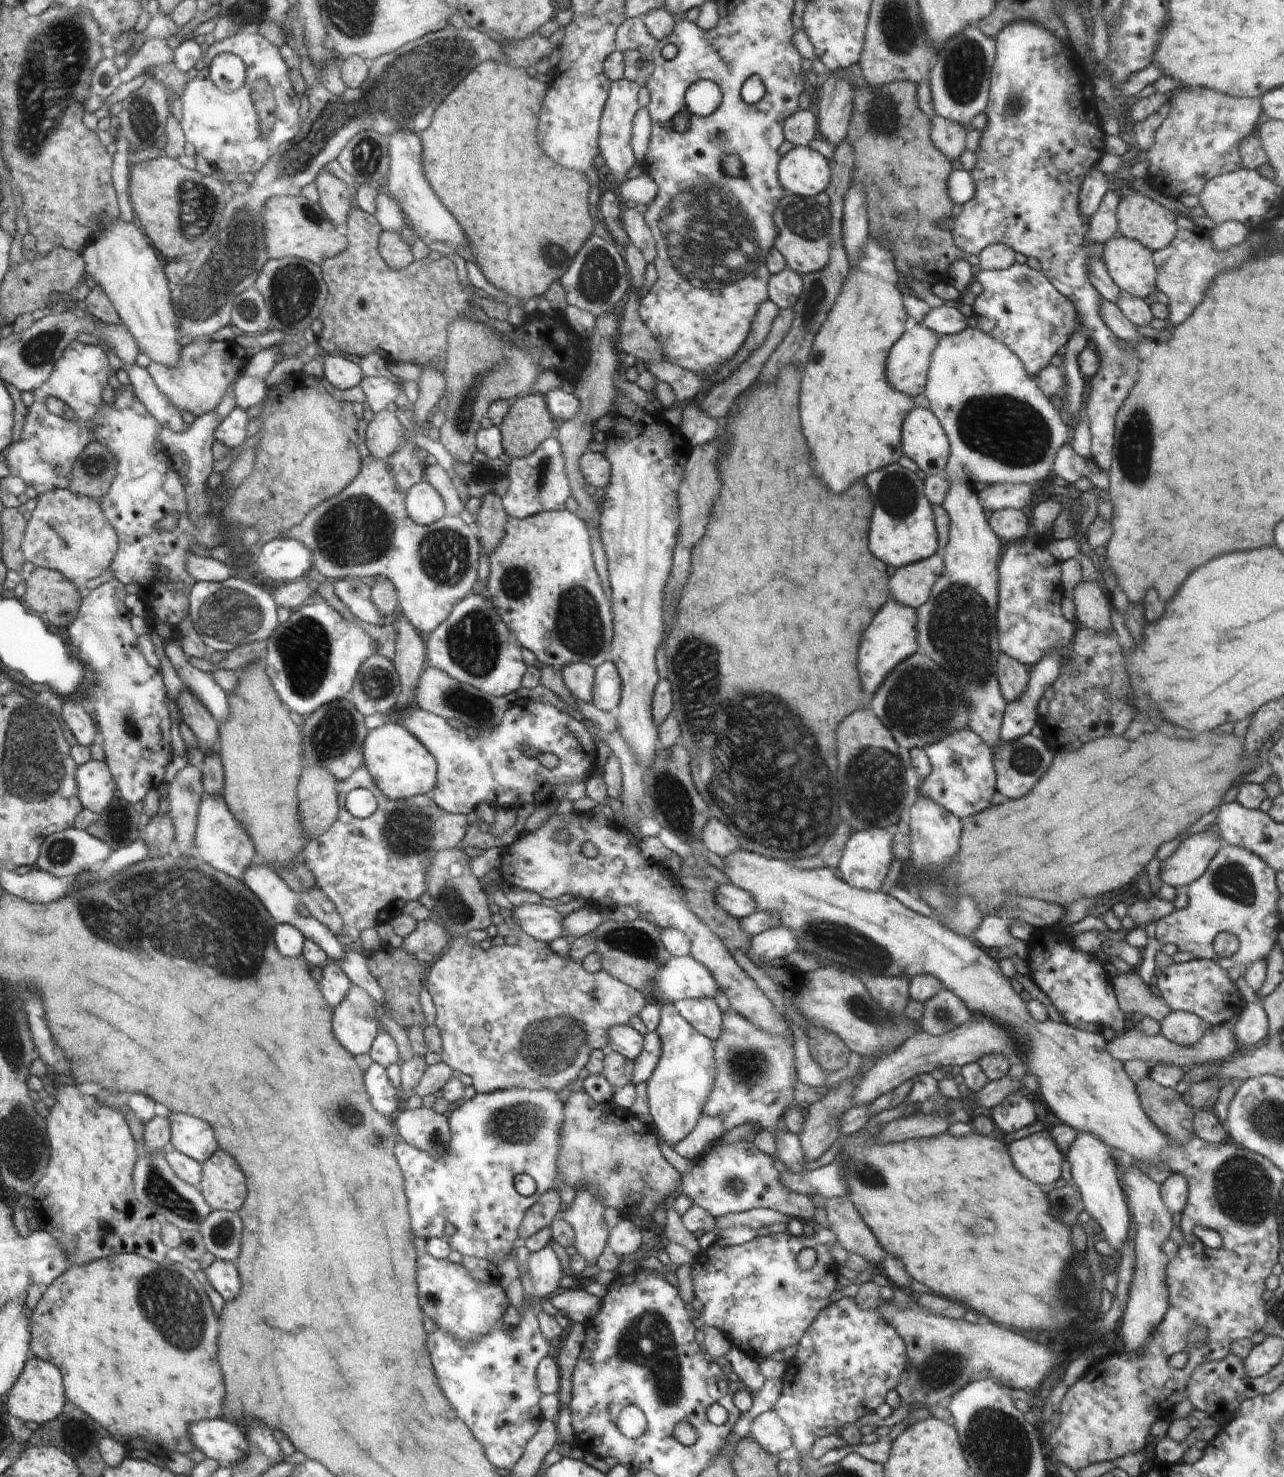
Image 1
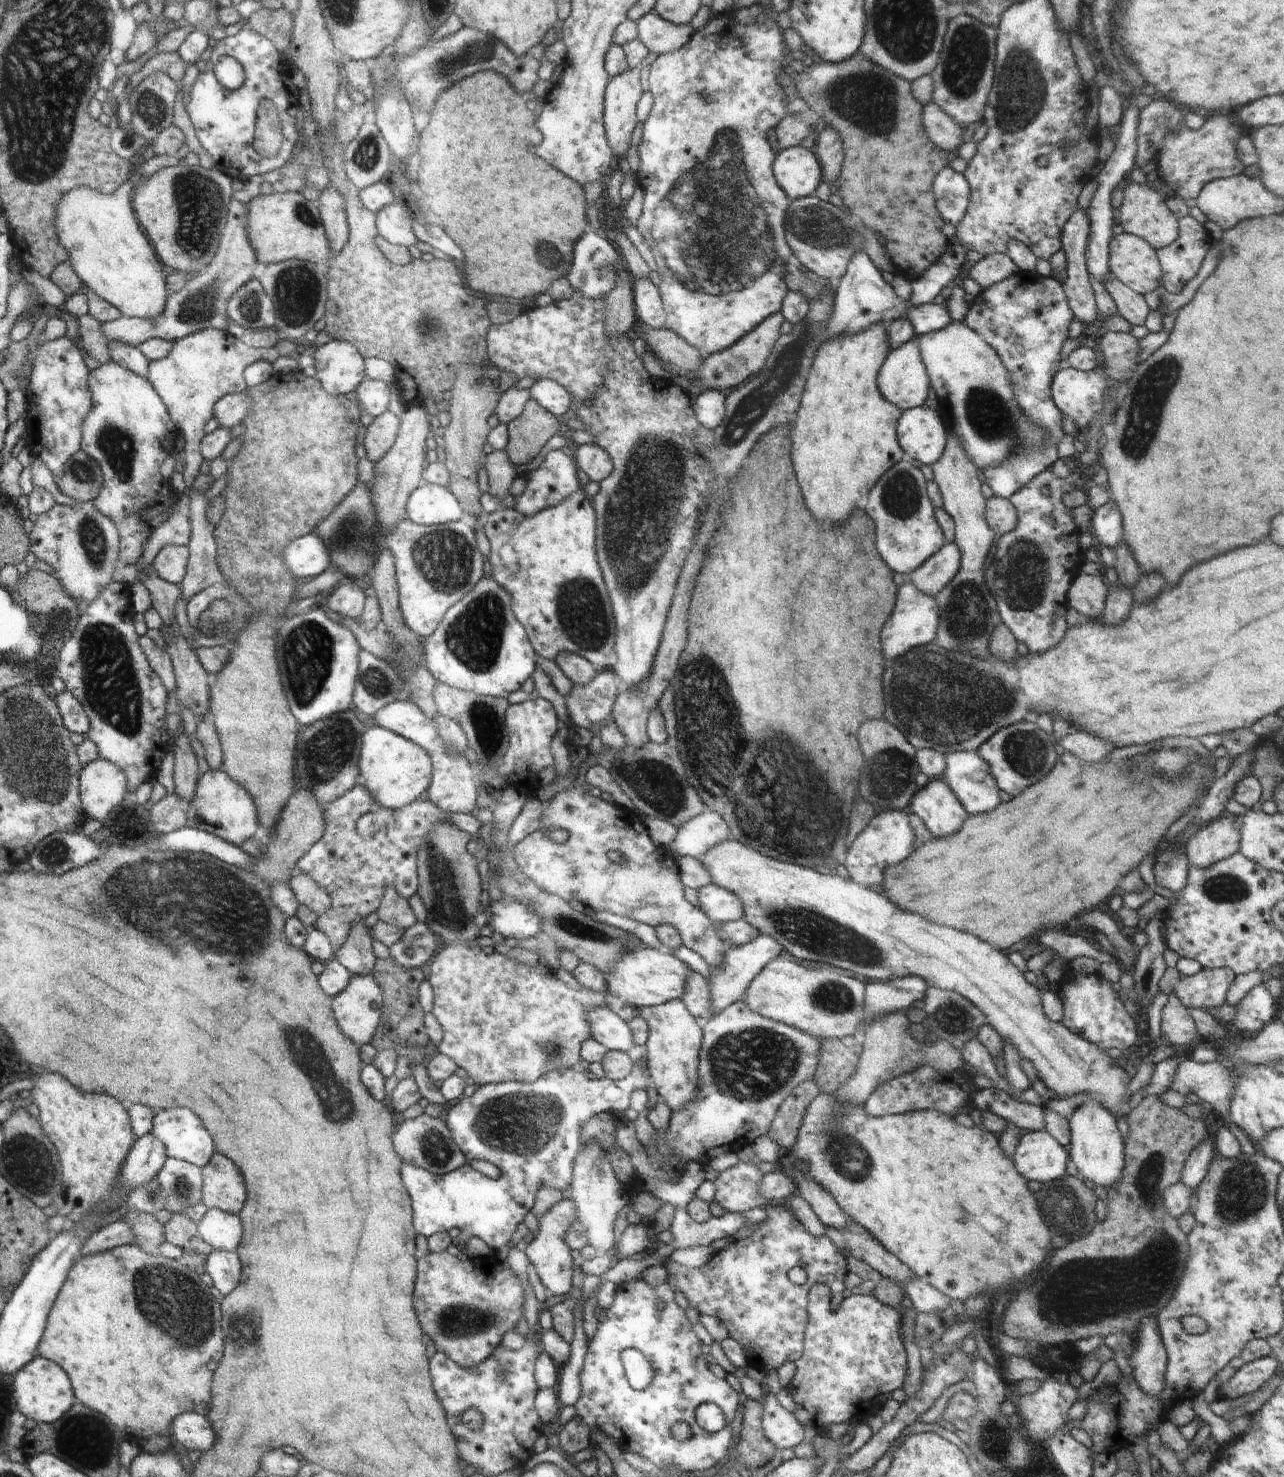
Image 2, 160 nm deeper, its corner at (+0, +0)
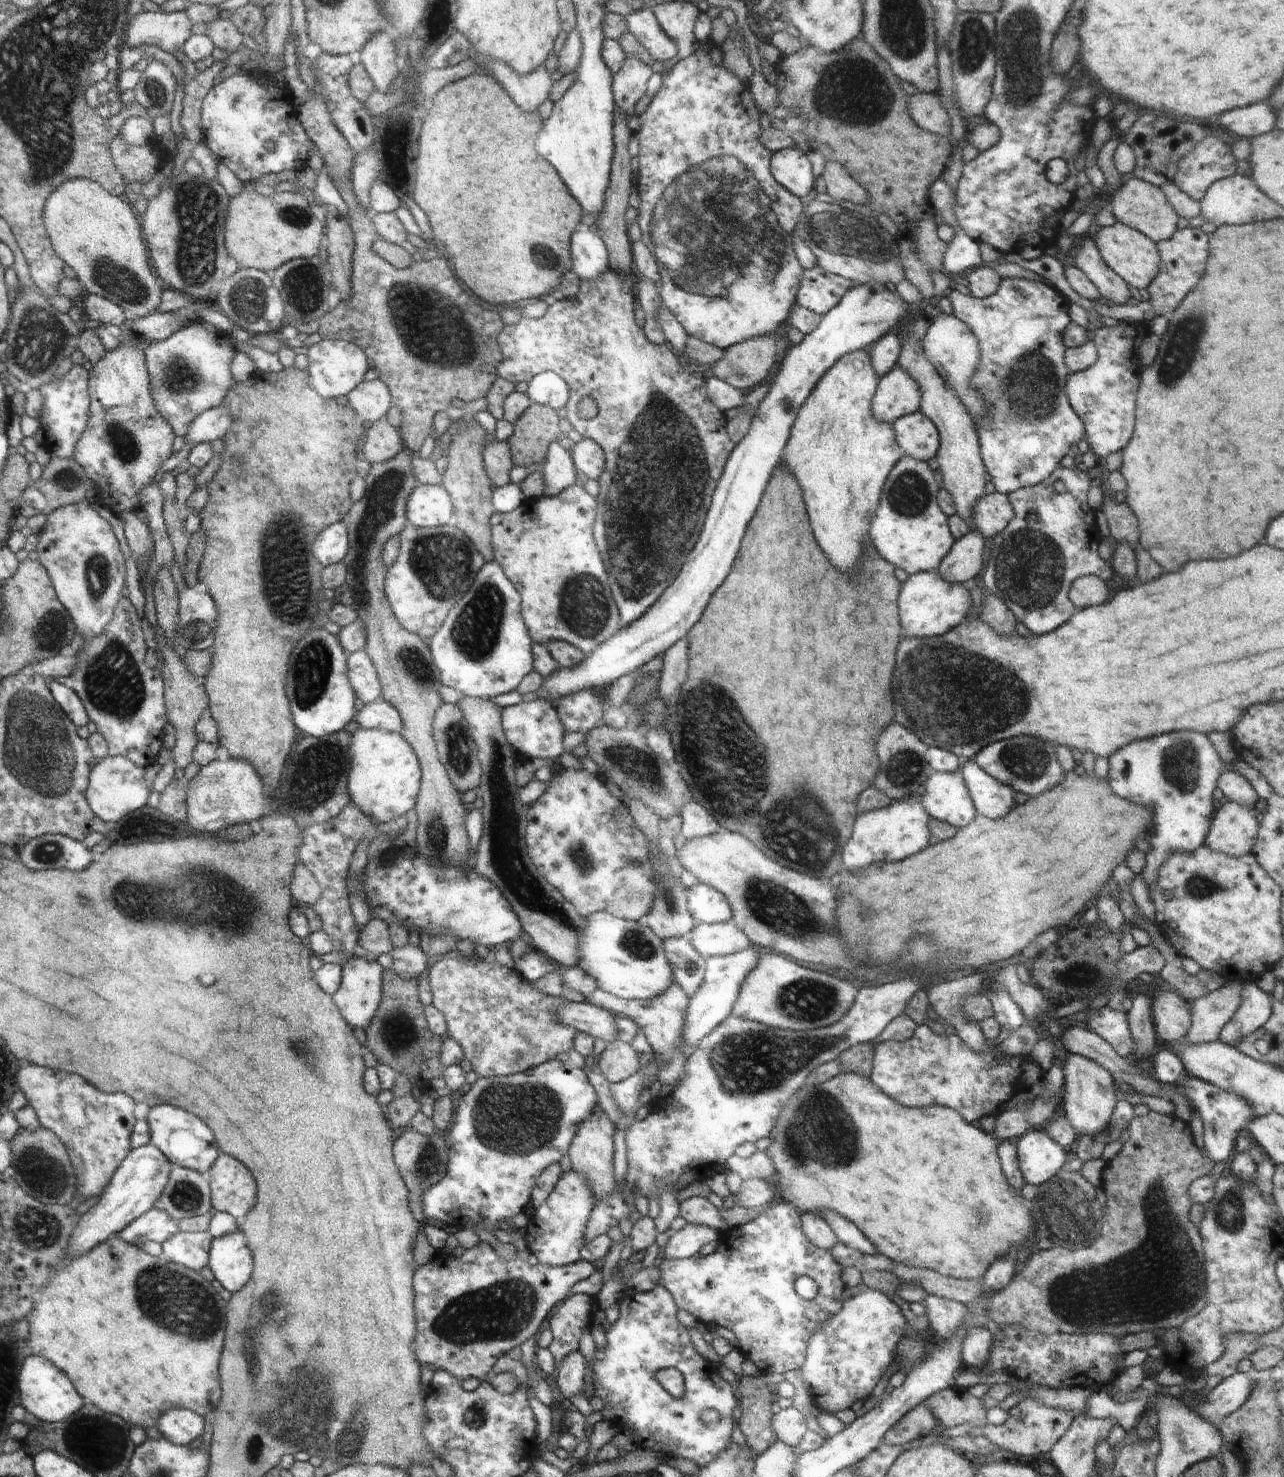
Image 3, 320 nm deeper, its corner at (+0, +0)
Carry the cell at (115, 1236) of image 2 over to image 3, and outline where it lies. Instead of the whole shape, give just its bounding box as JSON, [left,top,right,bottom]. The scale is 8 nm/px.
[116,1208,182,1246]

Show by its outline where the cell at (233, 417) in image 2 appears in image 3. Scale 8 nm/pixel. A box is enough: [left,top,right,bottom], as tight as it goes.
[185,406,230,446]

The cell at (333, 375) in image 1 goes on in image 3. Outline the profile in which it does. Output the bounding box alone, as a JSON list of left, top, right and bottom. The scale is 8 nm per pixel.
[303,339,369,398]

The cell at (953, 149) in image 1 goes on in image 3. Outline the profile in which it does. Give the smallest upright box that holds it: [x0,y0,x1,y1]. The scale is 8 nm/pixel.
[907,91,951,137]

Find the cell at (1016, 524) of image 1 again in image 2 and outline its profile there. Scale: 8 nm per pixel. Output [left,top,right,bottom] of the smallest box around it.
[985,495,1017,538]

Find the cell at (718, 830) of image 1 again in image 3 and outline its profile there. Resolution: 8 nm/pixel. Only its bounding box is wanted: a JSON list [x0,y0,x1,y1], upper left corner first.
[679,802,720,838]

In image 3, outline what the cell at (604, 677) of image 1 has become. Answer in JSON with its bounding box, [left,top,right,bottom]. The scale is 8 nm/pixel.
[554,689,605,735]

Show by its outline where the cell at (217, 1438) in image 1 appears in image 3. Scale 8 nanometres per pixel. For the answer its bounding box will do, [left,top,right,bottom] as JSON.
[157,1407,204,1445]

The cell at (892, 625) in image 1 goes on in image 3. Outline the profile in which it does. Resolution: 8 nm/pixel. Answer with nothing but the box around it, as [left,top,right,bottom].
[897,570,973,638]

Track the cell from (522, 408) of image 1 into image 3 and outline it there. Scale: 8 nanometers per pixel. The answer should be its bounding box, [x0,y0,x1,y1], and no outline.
[507,403,566,468]

